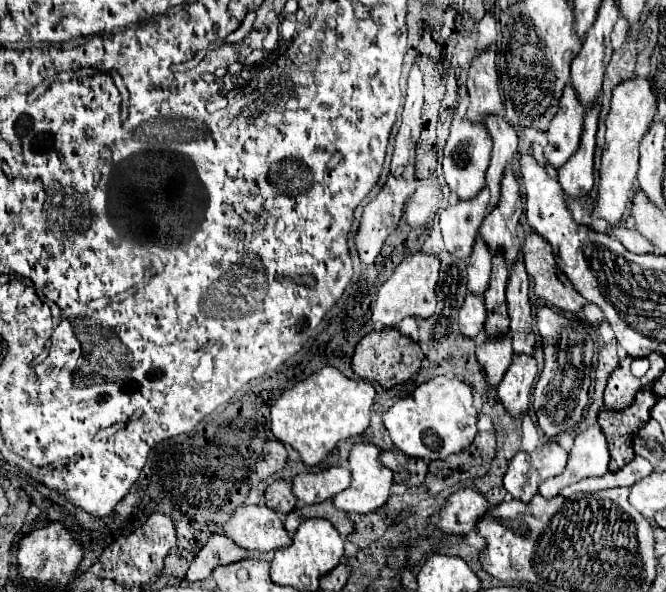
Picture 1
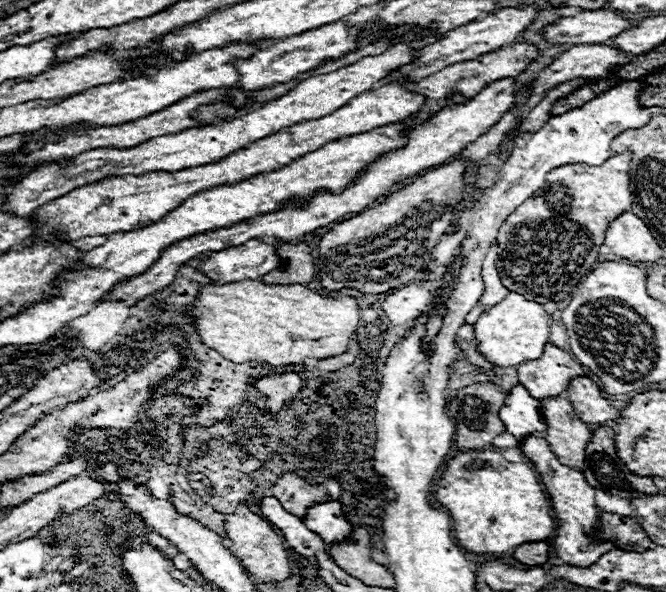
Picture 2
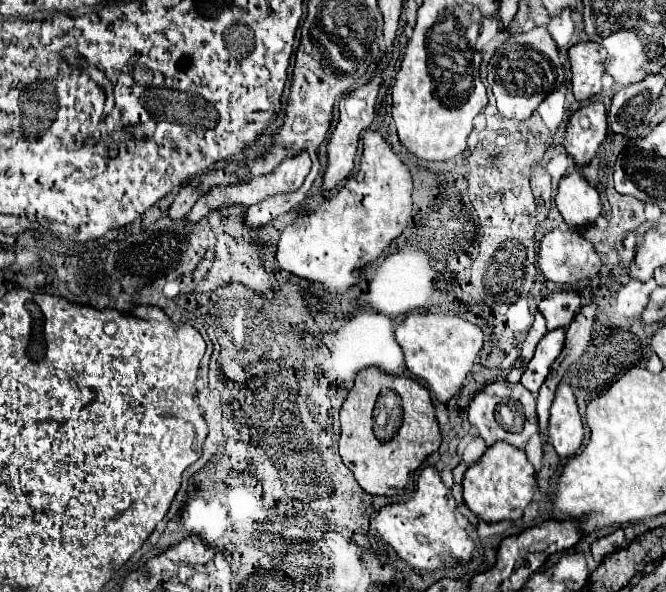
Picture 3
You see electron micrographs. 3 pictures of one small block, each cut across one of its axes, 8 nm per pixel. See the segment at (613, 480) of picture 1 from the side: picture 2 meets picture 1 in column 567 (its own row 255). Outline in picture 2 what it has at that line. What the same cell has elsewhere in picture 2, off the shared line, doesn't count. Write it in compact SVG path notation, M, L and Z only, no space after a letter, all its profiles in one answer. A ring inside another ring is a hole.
M496 246L490 248L484 264L482 264L482 280L484 280L484 296L478 300L476 308L472 308L472 312L466 316L468 324L476 324L476 320L480 318L482 312L486 312L488 308L496 306L500 300L504 300L508 296L508 288L502 284L500 274L496 270Z

